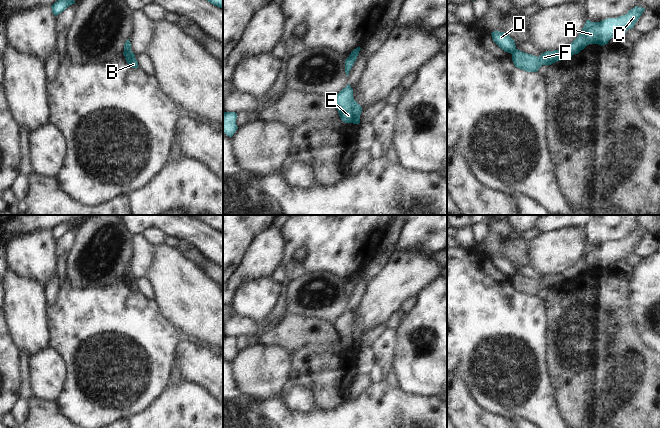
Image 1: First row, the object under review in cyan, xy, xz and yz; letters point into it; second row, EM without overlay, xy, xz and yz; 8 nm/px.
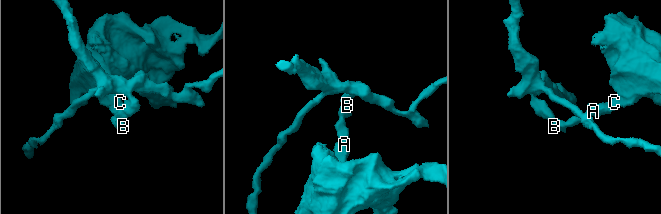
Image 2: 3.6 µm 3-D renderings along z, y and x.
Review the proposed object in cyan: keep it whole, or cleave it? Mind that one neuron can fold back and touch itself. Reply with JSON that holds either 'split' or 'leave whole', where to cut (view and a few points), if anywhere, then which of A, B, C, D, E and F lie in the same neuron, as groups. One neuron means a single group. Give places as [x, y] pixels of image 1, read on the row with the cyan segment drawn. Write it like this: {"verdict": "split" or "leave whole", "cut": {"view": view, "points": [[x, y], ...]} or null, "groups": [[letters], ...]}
{"verdict": "split", "cut": {"view": "xy", "points": [[124, 50], [131, 52]]}, "groups": [["A", "B", "C", "E", "F"], ["D"]]}

